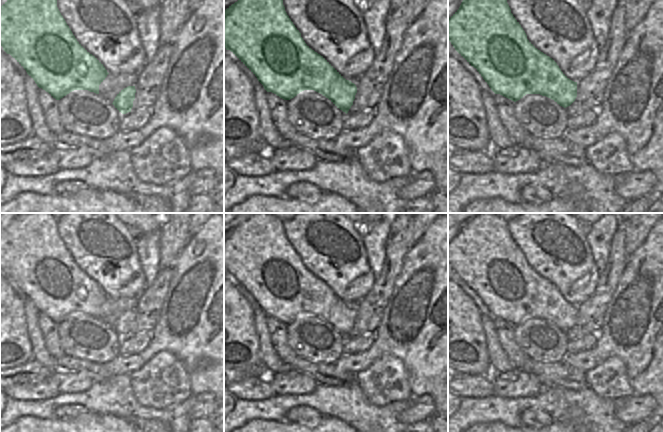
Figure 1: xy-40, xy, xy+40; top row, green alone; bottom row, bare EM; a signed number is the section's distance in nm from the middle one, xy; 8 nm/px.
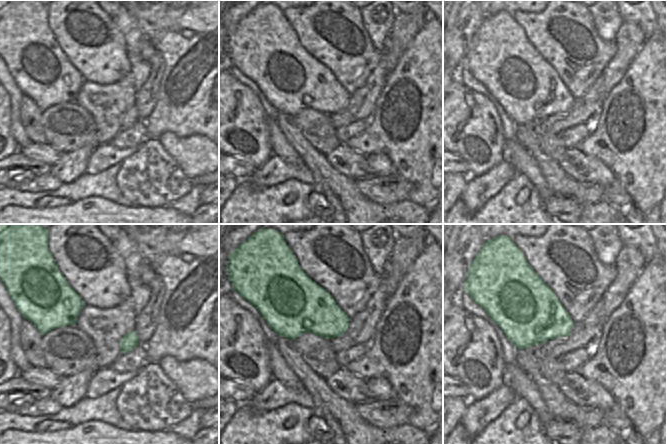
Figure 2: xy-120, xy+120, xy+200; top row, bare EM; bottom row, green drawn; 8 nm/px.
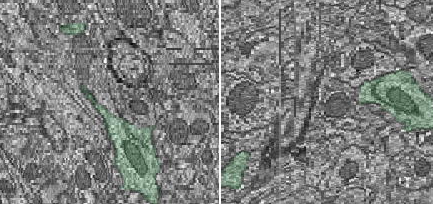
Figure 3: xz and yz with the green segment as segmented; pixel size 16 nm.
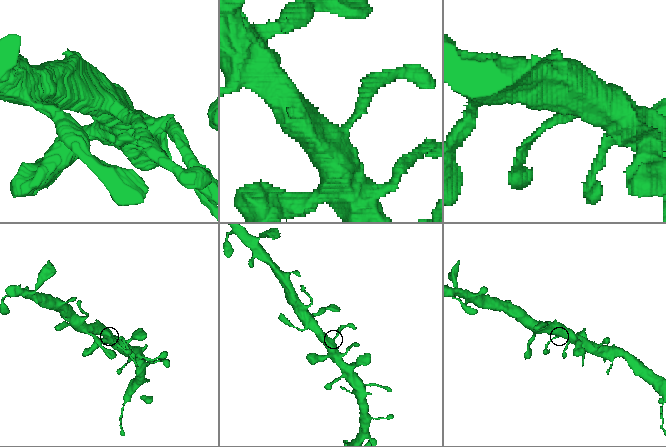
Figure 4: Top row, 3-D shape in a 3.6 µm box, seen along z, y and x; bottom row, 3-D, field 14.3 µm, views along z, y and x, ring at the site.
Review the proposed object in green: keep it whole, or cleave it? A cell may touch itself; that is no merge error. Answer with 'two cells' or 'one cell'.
one cell

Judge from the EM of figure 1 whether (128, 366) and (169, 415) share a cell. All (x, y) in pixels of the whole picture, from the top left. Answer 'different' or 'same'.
different

